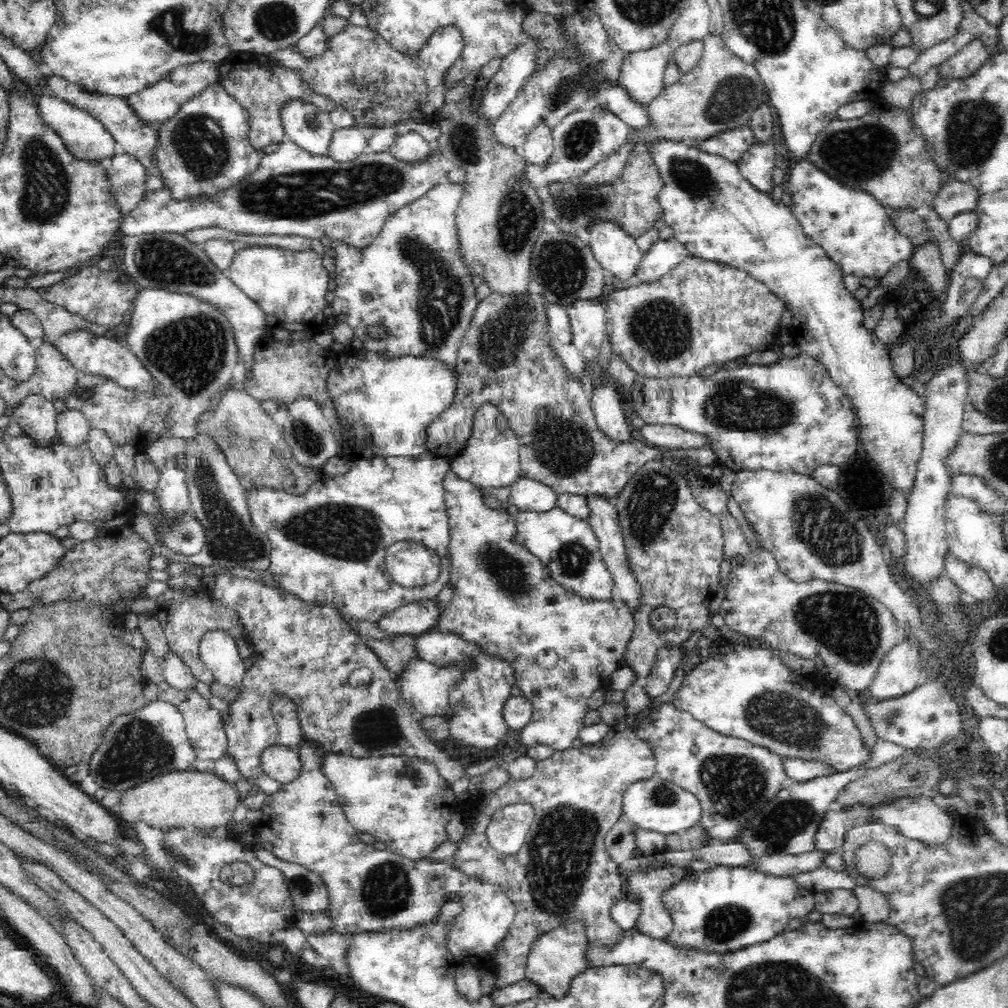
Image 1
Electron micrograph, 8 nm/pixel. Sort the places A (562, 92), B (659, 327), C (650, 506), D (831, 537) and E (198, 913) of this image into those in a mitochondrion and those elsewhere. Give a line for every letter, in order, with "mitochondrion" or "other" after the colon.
A: mitochondrion
B: mitochondrion
C: mitochondrion
D: mitochondrion
E: other

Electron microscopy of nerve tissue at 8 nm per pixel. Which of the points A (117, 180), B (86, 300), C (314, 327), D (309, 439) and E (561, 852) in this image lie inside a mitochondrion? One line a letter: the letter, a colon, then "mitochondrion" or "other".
A: other
B: other
C: other
D: mitochondrion
E: mitochondrion

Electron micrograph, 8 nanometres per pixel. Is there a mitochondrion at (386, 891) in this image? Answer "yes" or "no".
yes

